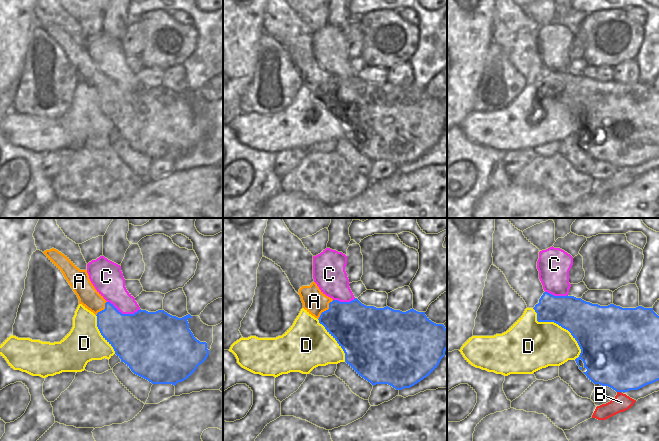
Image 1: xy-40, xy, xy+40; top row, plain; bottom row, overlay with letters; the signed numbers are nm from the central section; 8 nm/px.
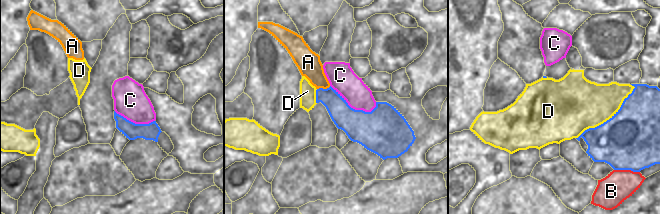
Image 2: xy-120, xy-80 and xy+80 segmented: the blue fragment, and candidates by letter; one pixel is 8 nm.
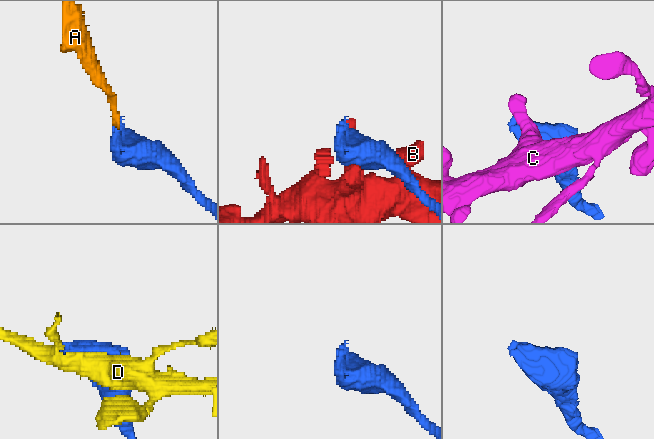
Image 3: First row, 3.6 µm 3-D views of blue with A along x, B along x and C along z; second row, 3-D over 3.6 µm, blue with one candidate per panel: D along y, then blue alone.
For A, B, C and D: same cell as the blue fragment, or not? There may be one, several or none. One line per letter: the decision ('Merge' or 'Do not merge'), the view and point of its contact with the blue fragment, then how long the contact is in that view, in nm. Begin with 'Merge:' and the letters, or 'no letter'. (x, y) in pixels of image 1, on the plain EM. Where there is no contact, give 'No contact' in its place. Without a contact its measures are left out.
Merge: A
A: Merge. Touches blue at xy (326, 86). Shared border 200 nm
B: Do not merge. Touches blue at xy+40 (619, 167). Shared border 40 nm
C: Do not merge. Touches blue at xy-40 (124, 90). Shared border 280 nm
D: Do not merge. Touches blue at xy+40 (560, 101). Shared border 550 nm.

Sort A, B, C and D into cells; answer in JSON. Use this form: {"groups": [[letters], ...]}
{"groups": [["A"], ["B"], ["C"], ["D"]]}

